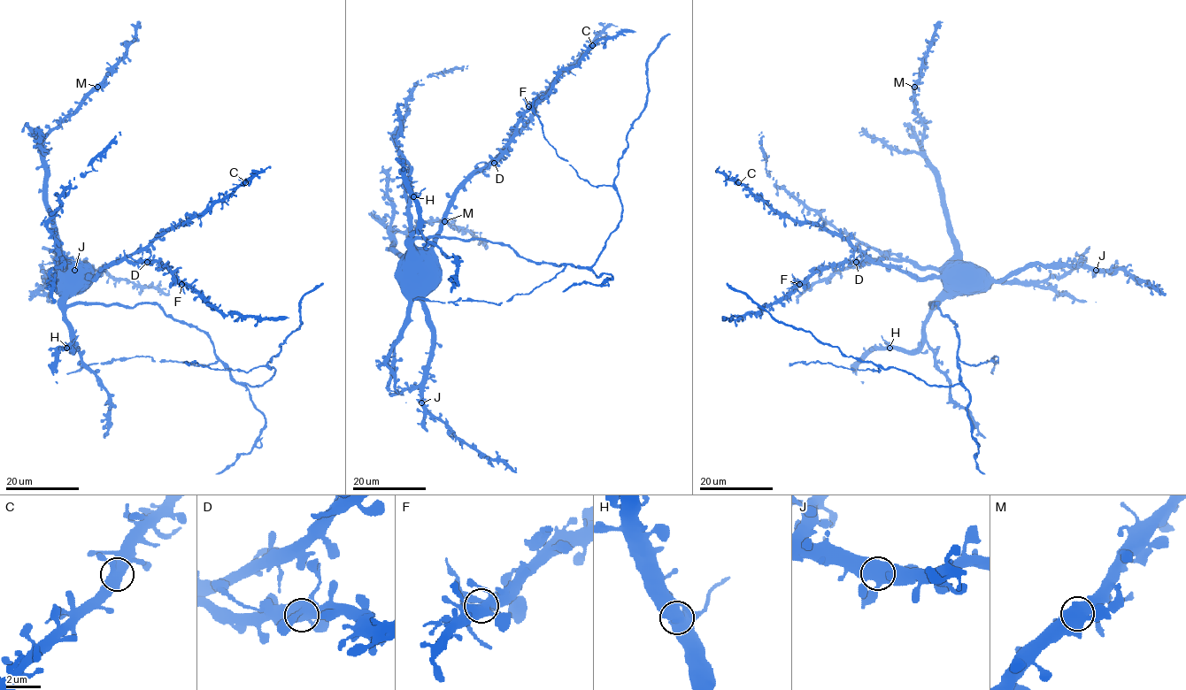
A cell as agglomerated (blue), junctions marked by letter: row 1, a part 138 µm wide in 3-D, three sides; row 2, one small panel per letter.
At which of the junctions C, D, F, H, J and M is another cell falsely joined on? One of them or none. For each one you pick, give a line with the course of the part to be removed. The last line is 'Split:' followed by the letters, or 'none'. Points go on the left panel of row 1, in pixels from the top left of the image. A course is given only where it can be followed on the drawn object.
Split: none

